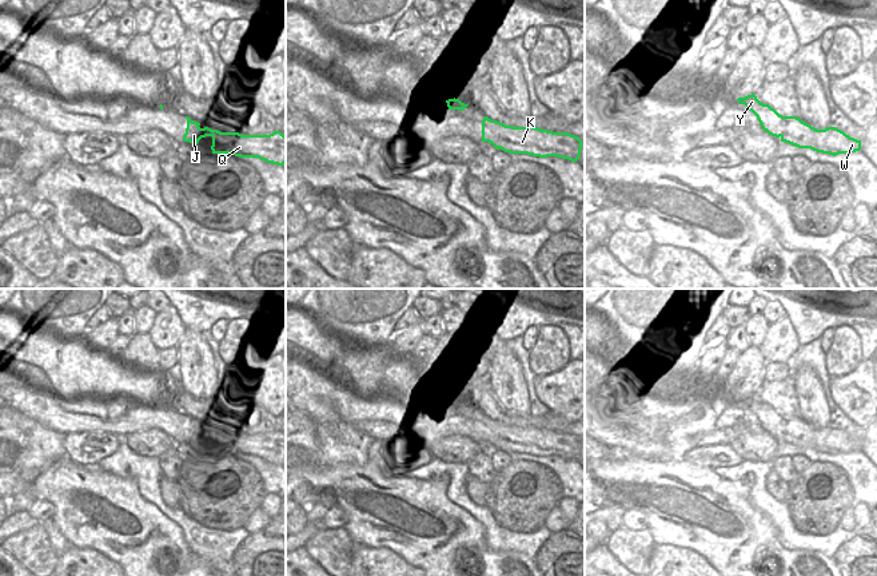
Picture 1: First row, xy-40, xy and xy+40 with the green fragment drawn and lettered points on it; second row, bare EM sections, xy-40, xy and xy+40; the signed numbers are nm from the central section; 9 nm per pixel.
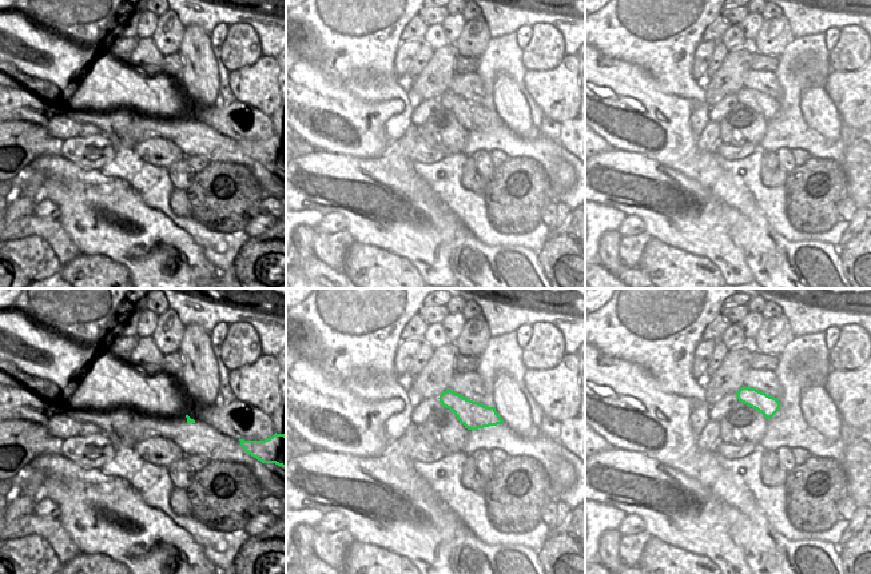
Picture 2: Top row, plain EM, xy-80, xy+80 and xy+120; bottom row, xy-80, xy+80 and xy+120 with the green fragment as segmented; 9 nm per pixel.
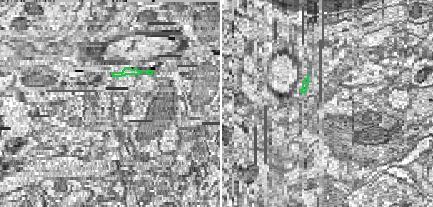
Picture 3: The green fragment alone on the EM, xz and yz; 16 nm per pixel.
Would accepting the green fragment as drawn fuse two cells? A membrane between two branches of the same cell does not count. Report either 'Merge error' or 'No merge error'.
No merge error.

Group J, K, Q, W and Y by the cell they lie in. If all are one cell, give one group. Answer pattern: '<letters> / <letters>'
J K Q W Y

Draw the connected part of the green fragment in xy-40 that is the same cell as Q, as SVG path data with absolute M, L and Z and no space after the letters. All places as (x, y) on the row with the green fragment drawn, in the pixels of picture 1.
M188 116L184 142L198 144L202 138L212 138L212 154L232 154L240 158L259 158L267 163L283 166L286 163L286 136L280 131L270 135L242 135L239 132L220 132L208 127L200 128L200 123Z

